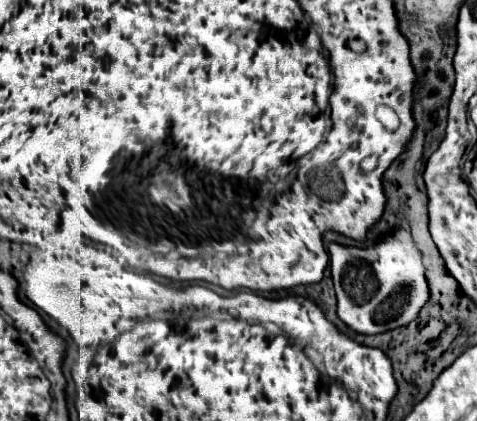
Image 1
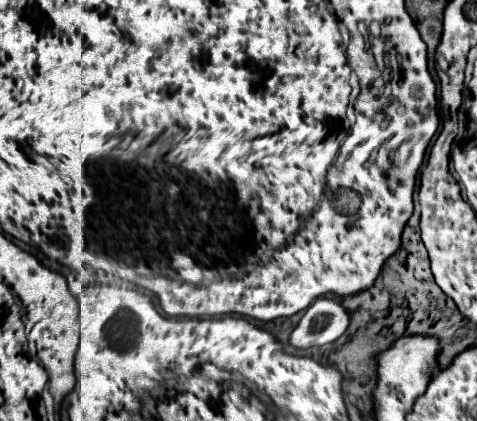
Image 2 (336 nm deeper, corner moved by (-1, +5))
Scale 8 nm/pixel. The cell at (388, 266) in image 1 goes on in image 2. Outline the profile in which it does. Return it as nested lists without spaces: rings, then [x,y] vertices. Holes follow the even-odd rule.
[[[318,299],[312,303],[296,329],[288,337],[288,345],[308,349],[334,343],[348,327],[348,313],[334,299]]]

